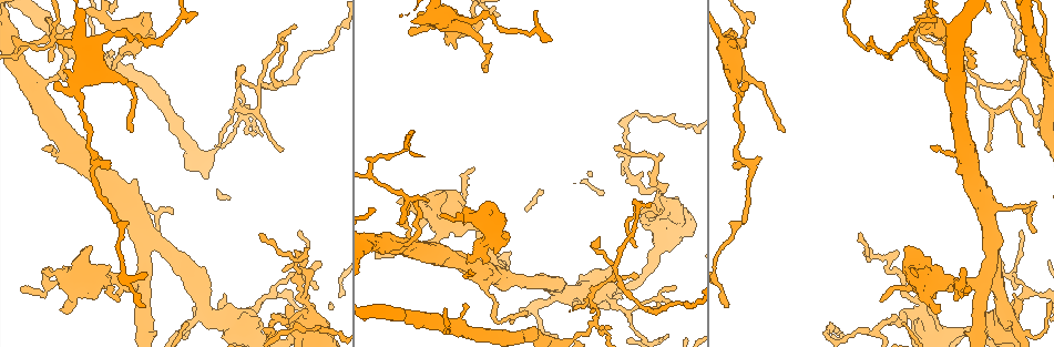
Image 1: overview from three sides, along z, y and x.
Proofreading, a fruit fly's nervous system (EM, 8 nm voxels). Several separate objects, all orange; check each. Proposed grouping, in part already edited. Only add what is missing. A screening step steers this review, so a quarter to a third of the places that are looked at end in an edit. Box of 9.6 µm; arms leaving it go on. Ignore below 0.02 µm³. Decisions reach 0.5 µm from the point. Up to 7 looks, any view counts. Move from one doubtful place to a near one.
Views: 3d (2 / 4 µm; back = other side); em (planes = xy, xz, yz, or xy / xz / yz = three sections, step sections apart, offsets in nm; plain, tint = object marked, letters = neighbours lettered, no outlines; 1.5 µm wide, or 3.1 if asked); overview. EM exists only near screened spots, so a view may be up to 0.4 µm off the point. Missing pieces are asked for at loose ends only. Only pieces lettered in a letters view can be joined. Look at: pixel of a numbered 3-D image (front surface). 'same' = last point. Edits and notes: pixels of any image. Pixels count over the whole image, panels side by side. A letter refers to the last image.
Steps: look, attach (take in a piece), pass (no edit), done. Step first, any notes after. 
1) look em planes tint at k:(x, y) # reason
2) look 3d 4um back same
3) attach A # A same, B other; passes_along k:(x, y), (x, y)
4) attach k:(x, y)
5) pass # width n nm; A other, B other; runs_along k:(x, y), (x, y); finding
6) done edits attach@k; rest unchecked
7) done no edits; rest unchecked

look em planes letters at 1:(43, 149) # free end

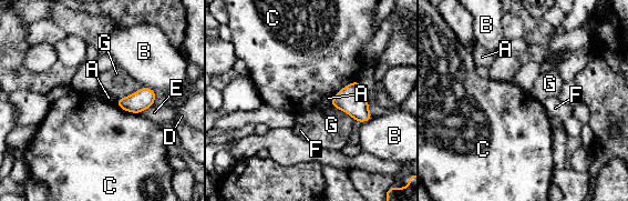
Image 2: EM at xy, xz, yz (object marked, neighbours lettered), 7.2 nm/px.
pass # A other, B other, C other, D other, E other, F other, G other; border 2:(116, 106), (139, 113); no lettered piece goes on from it

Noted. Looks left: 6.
look 3d 2um at 1:(485, 263)

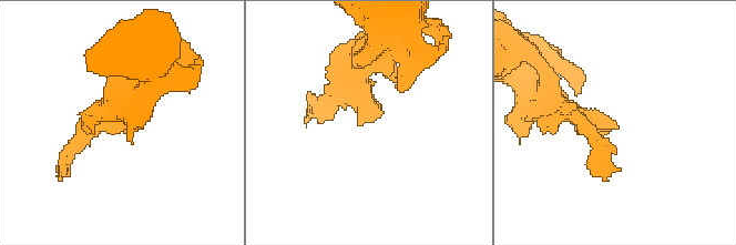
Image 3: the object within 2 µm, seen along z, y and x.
look em planes letters at 3:(365, 121) # shape alone is not enough

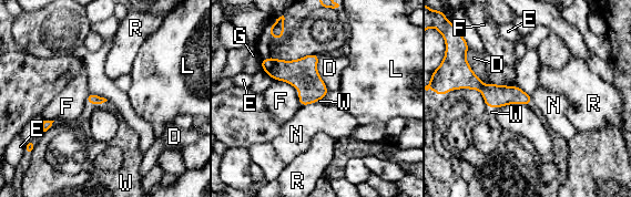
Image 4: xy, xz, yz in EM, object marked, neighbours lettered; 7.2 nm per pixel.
attach W # longest_contact D 260 nm; D other, E other, F other, G other, L other, N other, R other, W same; it goes on there

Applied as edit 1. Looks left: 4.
look overview

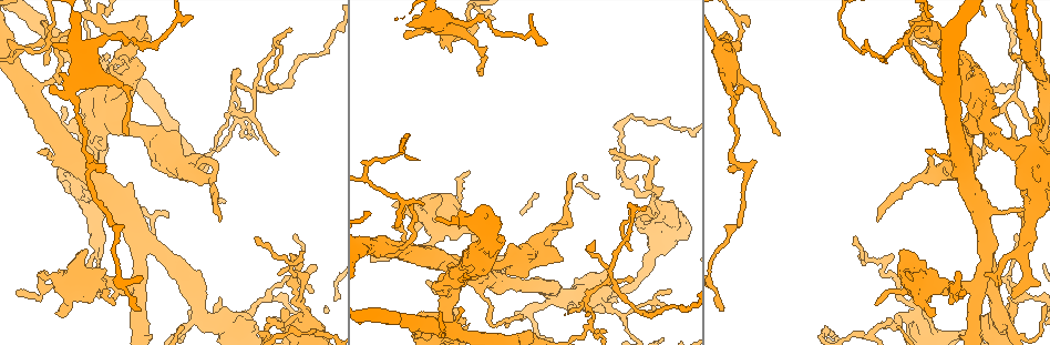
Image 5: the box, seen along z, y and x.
look 3d 2um at 5:(104, 171) # free end

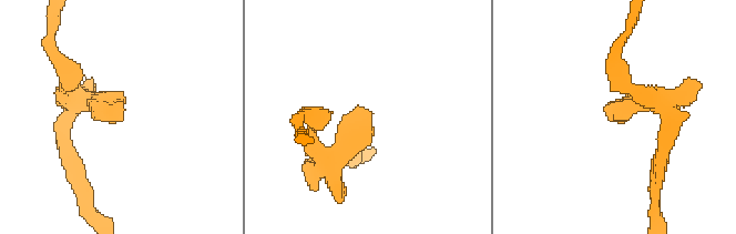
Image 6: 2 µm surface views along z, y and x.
look em 3.1um planes letters at 6:(117, 120)

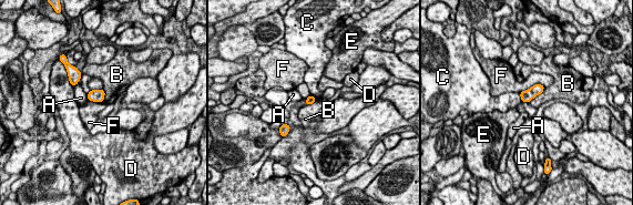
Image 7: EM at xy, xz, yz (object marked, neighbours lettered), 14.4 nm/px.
pass # A other, B other, C other, D other, E other, F other; none of them fits

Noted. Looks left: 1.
done edits attach@4; rest unchecked

